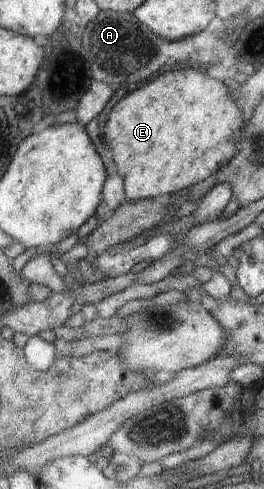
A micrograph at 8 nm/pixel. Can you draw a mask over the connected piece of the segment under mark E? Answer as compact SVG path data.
M186 66L161 73L153 81L121 97L107 115L103 135L112 151L117 174L122 177L125 199L137 201L175 194L211 177L233 159L243 126L241 111L222 80L209 77L201 67Z

